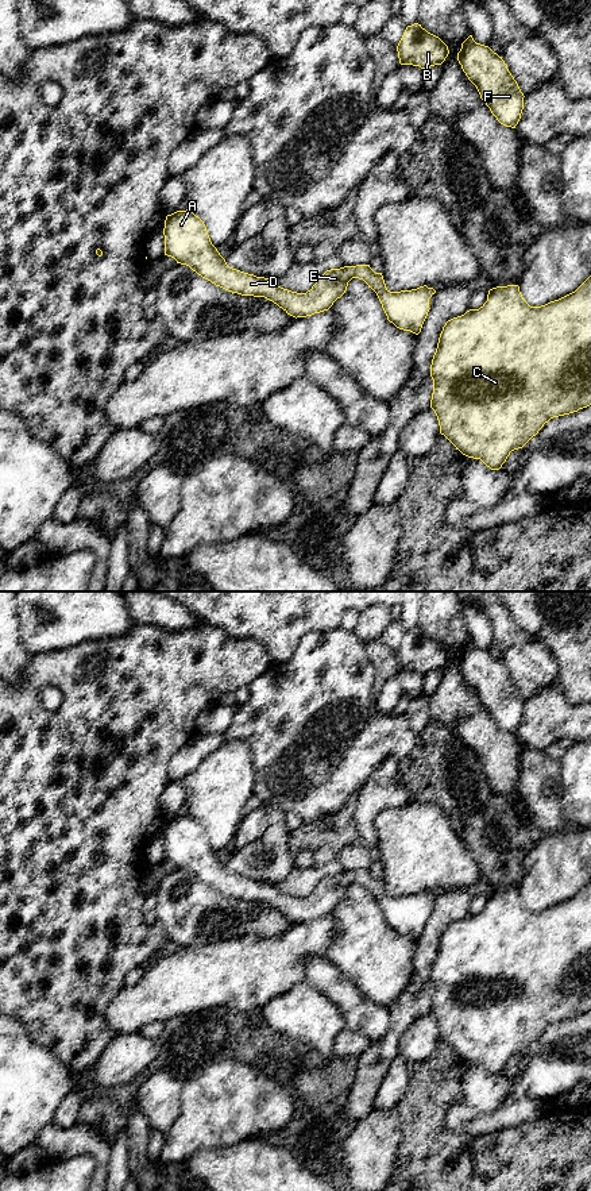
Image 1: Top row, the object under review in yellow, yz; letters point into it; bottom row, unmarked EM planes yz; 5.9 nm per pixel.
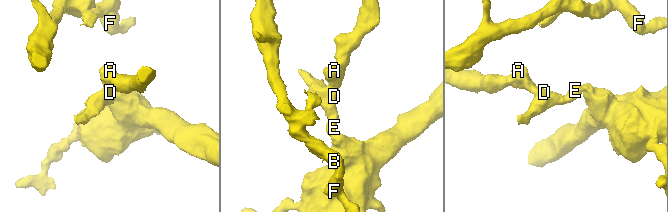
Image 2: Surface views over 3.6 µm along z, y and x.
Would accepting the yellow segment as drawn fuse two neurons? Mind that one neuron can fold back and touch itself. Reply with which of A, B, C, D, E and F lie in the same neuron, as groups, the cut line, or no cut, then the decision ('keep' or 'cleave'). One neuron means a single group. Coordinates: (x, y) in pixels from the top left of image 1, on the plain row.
groups A B C D E F; cut none; keep

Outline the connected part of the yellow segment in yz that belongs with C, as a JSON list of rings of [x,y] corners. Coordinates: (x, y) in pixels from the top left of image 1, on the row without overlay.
[[[591,880],[575,897],[541,911],[530,911],[524,905],[518,890],[490,894],[487,906],[479,914],[470,914],[445,928],[432,964],[430,982],[433,984],[430,1013],[437,1021],[440,1038],[463,1060],[480,1064],[491,1075],[499,1075],[510,1057],[522,1053],[551,1024],[569,1020],[591,1010]]]

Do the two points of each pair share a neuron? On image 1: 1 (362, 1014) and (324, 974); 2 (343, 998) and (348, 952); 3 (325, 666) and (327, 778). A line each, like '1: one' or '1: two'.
1: one
2: two
3: one

